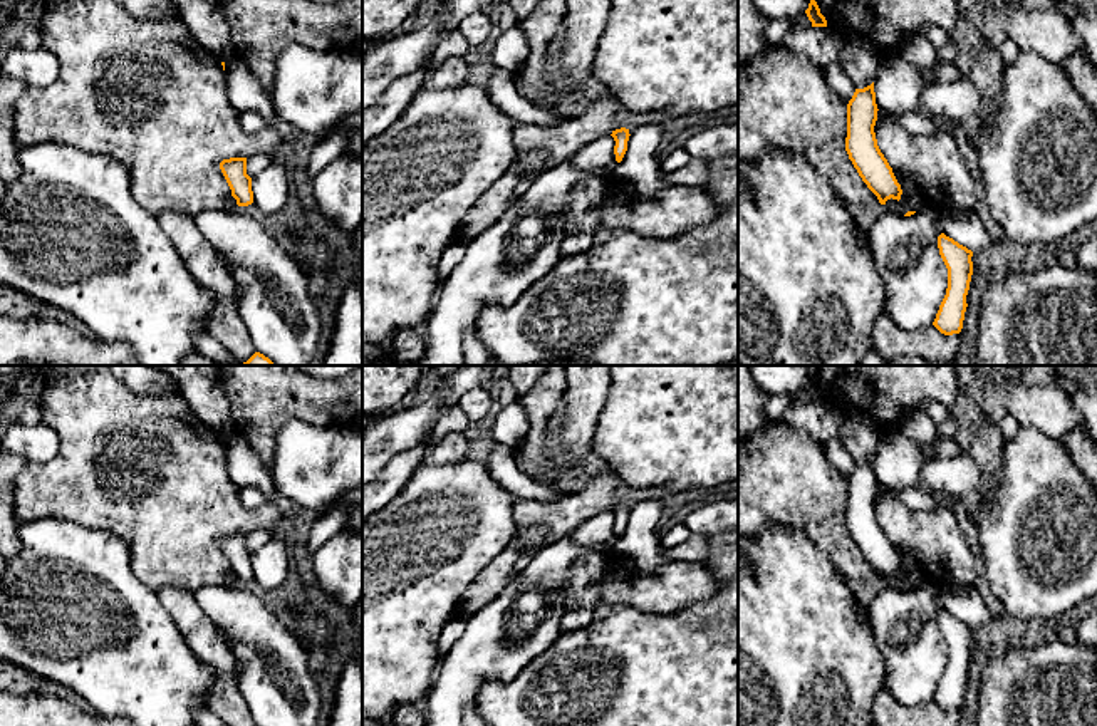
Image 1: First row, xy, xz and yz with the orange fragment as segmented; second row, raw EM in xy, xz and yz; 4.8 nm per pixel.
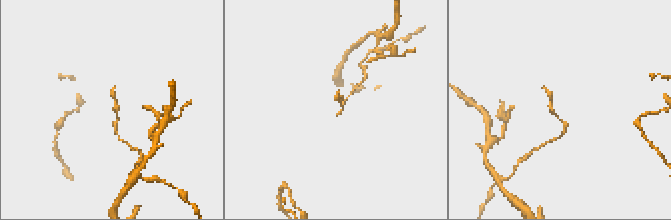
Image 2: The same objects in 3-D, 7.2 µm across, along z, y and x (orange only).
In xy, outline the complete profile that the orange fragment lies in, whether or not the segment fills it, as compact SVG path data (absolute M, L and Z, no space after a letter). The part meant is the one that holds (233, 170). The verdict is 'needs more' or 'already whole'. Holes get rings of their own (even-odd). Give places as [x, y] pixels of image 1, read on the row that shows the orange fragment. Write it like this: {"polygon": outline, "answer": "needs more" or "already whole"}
{"polygon": "M230 158L220 163L220 169L238 206L253 203L252 178L247 174L247 158Z", "answer": "already whole"}

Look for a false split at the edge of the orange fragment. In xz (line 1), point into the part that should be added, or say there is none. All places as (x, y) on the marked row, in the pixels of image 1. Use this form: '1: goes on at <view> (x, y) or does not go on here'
1: does not go on here

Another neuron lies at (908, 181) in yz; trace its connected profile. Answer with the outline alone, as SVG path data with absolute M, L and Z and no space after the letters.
M892 169L901 189L914 198L918 198L918 178L907 169Z

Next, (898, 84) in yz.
M897 50L884 55L874 79L877 109L892 114L918 111L924 84L923 72Z

